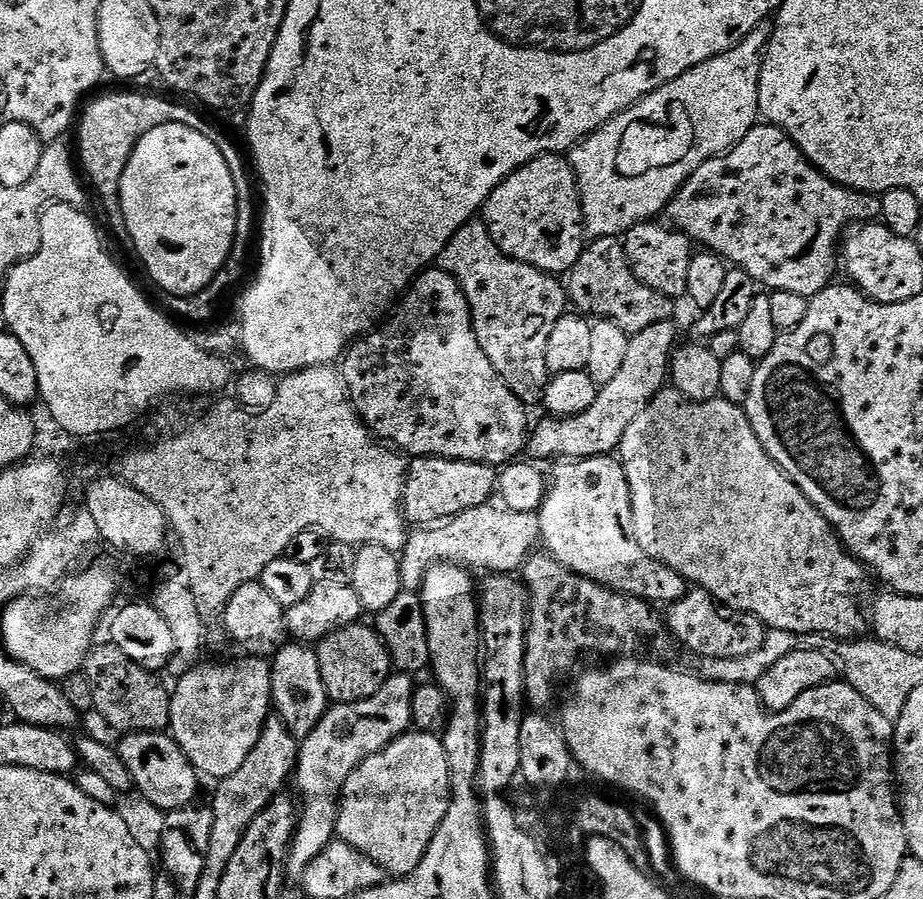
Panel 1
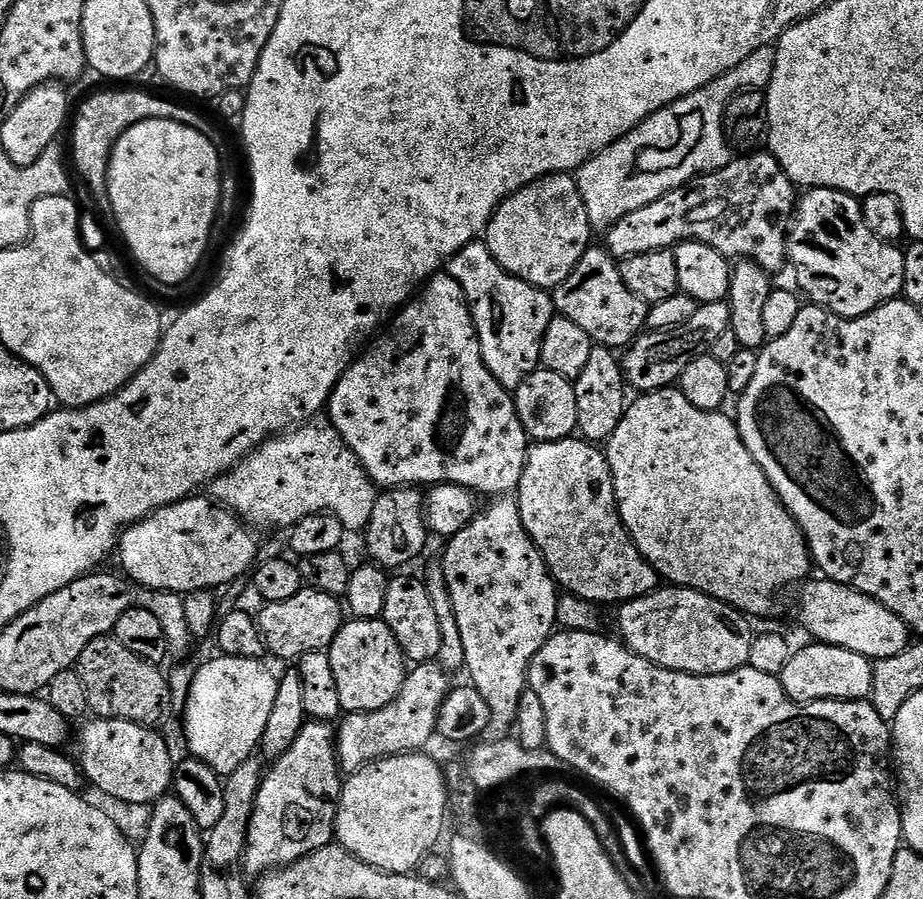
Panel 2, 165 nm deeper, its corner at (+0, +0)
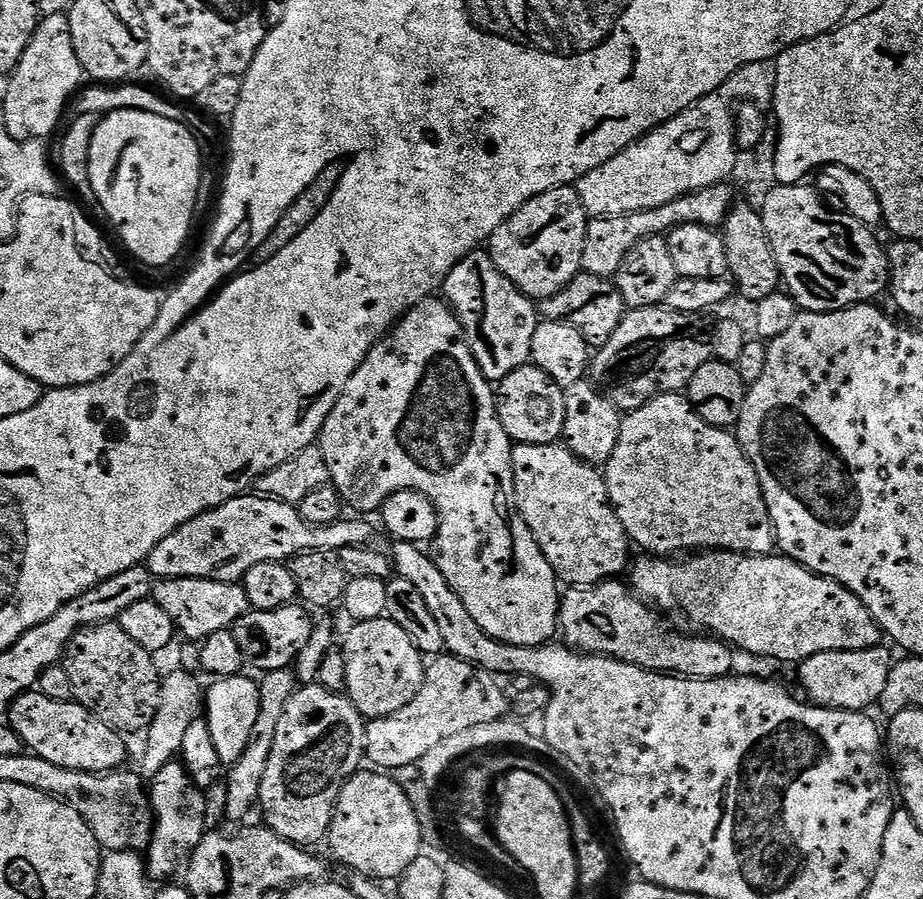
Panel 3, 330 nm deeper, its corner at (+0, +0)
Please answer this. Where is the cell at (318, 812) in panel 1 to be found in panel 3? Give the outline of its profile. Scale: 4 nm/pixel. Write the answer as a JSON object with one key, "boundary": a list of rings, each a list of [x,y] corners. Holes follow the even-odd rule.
{"boundary":[[[441,654],[427,665],[422,682],[422,690],[402,710],[398,710],[389,716],[383,716],[377,720],[368,720],[366,730],[366,756],[373,760],[375,767],[380,770],[403,770],[411,764],[419,764],[421,758],[430,753],[438,743],[450,738],[452,734],[461,733],[472,726],[505,719],[510,712],[510,700],[502,689],[496,685],[497,677],[491,672],[485,672],[482,668],[476,668],[465,660],[460,660],[451,654]]]}

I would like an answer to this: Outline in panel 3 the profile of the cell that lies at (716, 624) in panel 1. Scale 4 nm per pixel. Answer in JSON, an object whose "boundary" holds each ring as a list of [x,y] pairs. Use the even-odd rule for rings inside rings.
{"boundary":[[[613,578],[590,588],[569,587],[560,601],[559,631],[567,647],[589,656],[609,656],[630,666],[682,676],[689,680],[717,680],[733,671],[733,649],[711,634],[687,636],[672,628],[653,605],[635,595],[627,583]]]}

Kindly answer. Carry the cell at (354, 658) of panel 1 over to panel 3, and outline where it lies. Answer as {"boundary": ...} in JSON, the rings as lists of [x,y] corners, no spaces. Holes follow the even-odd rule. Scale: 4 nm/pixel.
{"boundary":[[[387,618],[362,620],[351,627],[342,645],[346,658],[346,695],[361,716],[377,720],[414,702],[418,690],[422,690],[426,657],[410,642],[410,634]]]}

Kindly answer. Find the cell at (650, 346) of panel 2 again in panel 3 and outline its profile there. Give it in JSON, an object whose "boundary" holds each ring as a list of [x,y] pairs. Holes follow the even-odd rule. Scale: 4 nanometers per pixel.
{"boundary":[[[666,306],[634,308],[625,311],[618,330],[610,334],[610,342],[595,349],[591,357],[590,379],[592,383],[607,396],[609,402],[624,414],[646,406],[646,402],[659,396],[665,396],[671,392],[683,393],[694,378],[696,371],[713,359],[712,334],[714,328],[704,319],[703,315],[692,316],[689,312],[675,312]]]}

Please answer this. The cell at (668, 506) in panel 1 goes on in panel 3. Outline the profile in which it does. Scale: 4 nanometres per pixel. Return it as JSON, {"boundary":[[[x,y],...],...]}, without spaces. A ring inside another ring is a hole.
{"boundary":[[[671,392],[665,396],[654,398],[646,402],[638,410],[627,413],[620,421],[620,433],[618,434],[618,446],[614,446],[614,454],[610,454],[607,464],[603,465],[604,481],[608,487],[608,497],[612,503],[612,509],[618,514],[622,526],[626,530],[629,541],[640,548],[645,548],[645,553],[651,554],[656,558],[672,558],[683,548],[688,550],[719,550],[722,552],[741,552],[744,556],[766,556],[773,551],[774,533],[770,514],[766,506],[766,498],[762,494],[762,486],[758,482],[758,474],[754,466],[744,453],[744,447],[739,440],[727,428],[715,428],[710,426],[697,414],[692,403],[688,401],[687,395]]]}

